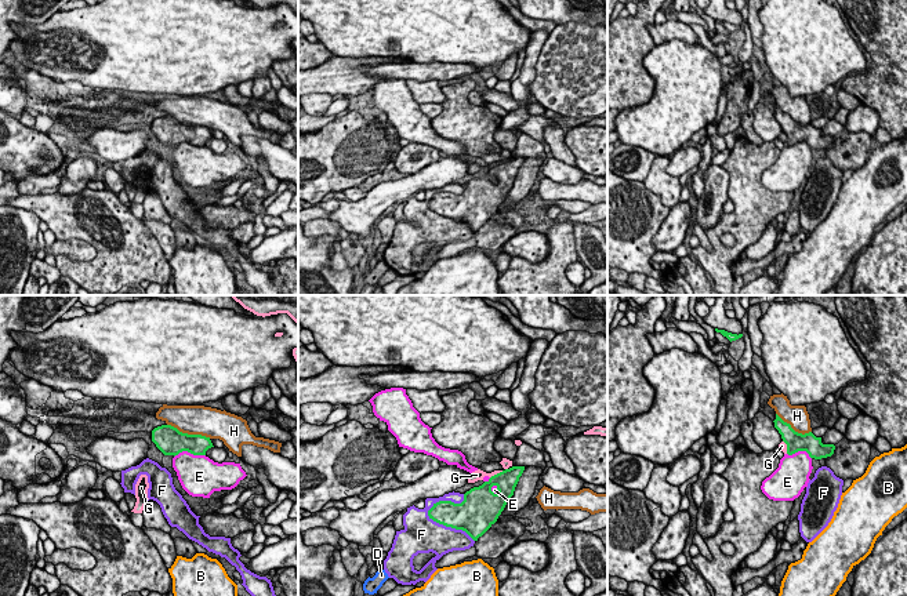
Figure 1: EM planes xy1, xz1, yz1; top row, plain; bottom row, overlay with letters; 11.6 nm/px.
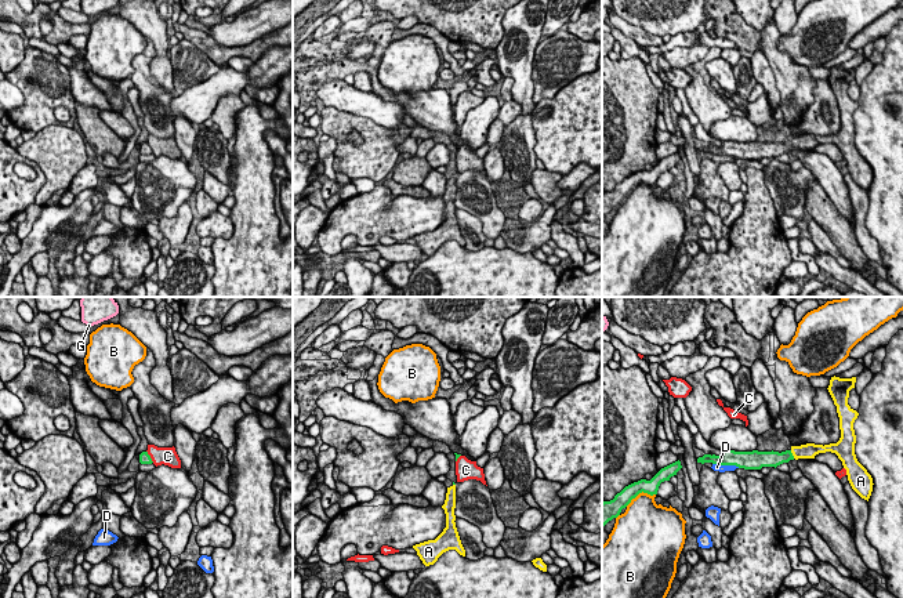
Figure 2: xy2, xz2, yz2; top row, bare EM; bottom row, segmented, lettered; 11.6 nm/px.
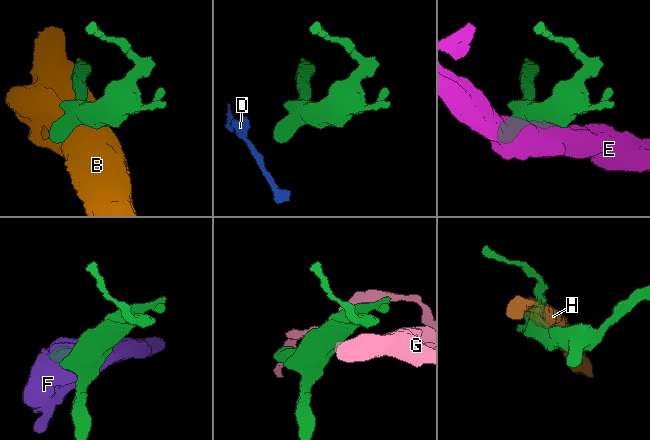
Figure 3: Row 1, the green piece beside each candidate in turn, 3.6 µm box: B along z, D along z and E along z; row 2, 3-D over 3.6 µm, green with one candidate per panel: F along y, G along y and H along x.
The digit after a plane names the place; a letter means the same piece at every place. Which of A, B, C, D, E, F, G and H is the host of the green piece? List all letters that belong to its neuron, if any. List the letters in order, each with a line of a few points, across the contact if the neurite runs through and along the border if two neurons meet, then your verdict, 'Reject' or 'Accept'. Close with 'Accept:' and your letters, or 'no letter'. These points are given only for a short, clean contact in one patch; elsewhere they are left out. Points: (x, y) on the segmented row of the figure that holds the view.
A: Line: yz2 (771, 459), (791, 455), (809, 450). Accept
B: Reject
C: Line: xy2 (147, 450), (153, 461). Reject
D: Reject
E: Line: xy1 (205, 454), (180, 451), (174, 457). Reject
F: Reject
G: Reject
H: Reject
Accept: A

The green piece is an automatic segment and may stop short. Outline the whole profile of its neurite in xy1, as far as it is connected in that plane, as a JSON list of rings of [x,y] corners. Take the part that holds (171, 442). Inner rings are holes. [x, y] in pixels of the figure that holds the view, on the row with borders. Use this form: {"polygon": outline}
{"polygon": [[[162,425],[152,430],[152,441],[164,455],[178,455],[188,451],[193,455],[206,455],[213,446],[210,437],[202,435],[188,435],[171,425]]]}

